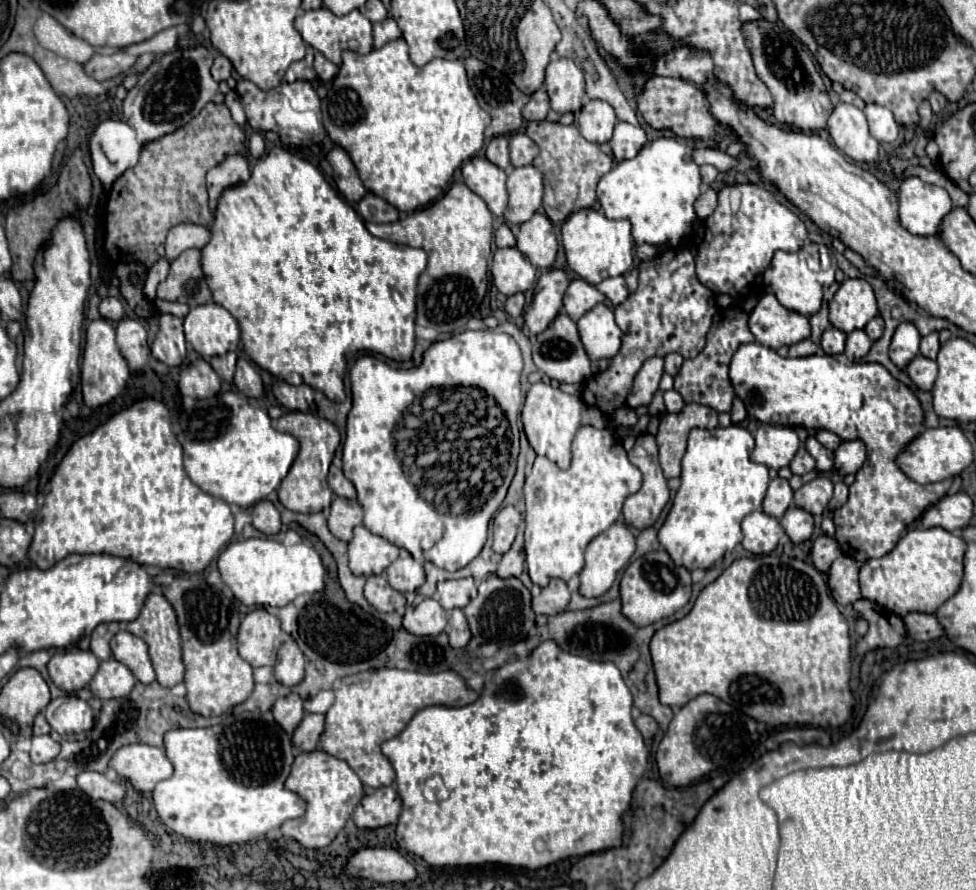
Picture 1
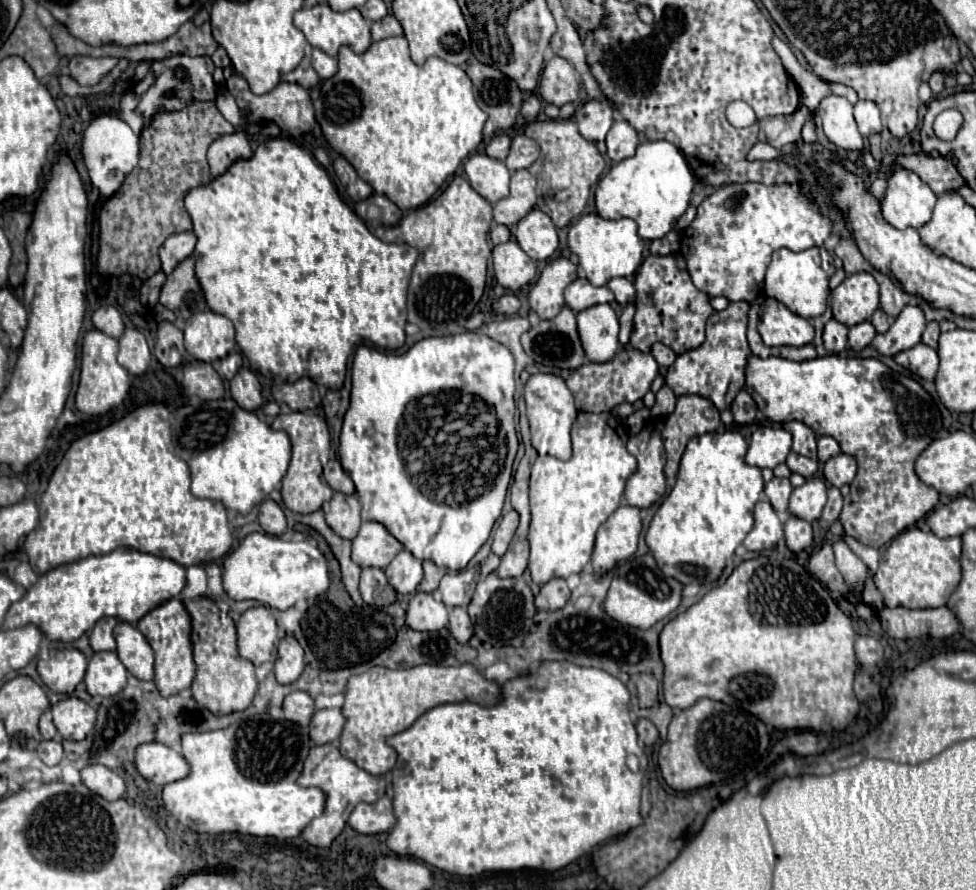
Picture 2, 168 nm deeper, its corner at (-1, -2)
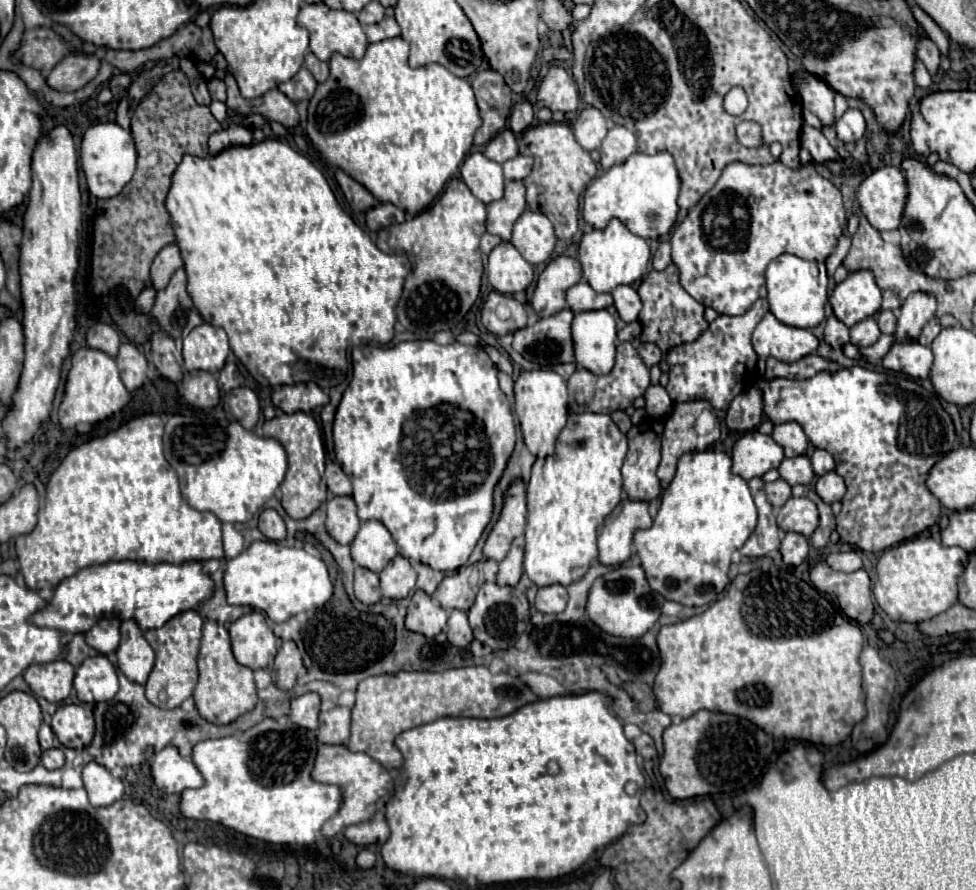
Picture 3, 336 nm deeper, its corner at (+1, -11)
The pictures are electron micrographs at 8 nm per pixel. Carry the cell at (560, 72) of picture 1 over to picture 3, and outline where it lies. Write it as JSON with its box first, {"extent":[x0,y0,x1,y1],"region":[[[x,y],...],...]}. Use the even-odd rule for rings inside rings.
{"extent":[536,66,578,112],"region":[[[550,66],[542,78],[536,94],[538,108],[550,108],[552,112],[574,112],[578,108],[578,86],[574,78],[560,66]]]}

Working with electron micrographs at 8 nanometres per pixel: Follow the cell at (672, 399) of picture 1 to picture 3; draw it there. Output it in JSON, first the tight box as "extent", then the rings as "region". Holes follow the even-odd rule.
{"extent":[644,384,674,418],"region":[[[652,384],[646,390],[644,400],[646,400],[646,412],[652,418],[664,418],[664,416],[668,416],[672,412],[672,406],[674,406],[674,402],[670,400],[666,388],[660,386],[660,384]]]}

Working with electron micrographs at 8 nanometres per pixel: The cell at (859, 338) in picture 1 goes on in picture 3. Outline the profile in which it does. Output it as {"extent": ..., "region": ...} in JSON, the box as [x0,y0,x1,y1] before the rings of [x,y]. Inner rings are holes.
{"extent":[850,316,880,348],"region":[[[868,316],[866,320],[854,324],[850,328],[850,342],[858,348],[862,346],[872,346],[878,338],[880,338],[880,330],[878,330],[878,324],[876,324],[876,318],[874,316]]]}

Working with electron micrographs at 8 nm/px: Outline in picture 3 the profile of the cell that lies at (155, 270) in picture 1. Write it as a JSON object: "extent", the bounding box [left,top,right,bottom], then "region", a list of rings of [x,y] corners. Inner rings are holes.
{"extent":[134,286,156,314],"region":[[[152,286],[144,288],[142,294],[140,294],[140,296],[136,298],[136,302],[134,302],[134,310],[136,310],[138,314],[150,314],[152,304],[154,304],[154,298],[156,298],[156,290],[154,290]]]}

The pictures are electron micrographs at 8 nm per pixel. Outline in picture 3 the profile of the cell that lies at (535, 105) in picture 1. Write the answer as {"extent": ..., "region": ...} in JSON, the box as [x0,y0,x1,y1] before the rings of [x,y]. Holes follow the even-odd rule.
{"extent":[510,102,534,134],"region":[[[520,102],[512,108],[510,112],[510,128],[514,134],[520,134],[524,132],[530,124],[532,124],[532,118],[534,118],[534,108],[530,102]]]}

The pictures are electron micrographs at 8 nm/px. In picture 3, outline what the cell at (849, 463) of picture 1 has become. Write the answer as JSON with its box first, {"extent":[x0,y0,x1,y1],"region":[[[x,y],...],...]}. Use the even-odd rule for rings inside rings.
{"extent":[816,472,846,504],"region":[[[826,472],[816,480],[816,492],[826,504],[832,504],[836,500],[842,500],[846,494],[846,484],[836,472]]]}

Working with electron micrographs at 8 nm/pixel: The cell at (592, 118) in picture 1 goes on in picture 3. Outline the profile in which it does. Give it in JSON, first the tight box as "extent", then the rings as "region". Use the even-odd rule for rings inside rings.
{"extent":[572,106,608,150],"region":[[[588,106],[578,114],[576,122],[572,124],[572,130],[582,148],[596,150],[596,148],[600,148],[600,144],[606,136],[608,124],[606,124],[606,118],[596,108]]]}

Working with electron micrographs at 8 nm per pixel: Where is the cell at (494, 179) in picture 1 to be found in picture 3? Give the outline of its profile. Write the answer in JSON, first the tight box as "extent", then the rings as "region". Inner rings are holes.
{"extent":[460,152,504,206],"region":[[[482,152],[468,154],[460,168],[460,174],[466,186],[470,188],[470,192],[486,206],[502,198],[502,192],[504,192],[502,164],[488,160]]]}

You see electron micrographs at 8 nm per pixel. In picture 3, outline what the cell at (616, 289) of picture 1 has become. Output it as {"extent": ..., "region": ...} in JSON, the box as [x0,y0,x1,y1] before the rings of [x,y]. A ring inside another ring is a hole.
{"extent":[612,286,642,322],"region":[[[616,286],[612,290],[612,298],[614,298],[614,306],[618,310],[618,316],[624,322],[638,320],[638,314],[642,310],[642,302],[640,302],[640,296],[634,290],[634,286]]]}

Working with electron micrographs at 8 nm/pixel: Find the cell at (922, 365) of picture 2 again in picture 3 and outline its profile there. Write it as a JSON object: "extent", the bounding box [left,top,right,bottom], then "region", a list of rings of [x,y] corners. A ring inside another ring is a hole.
{"extent":[882,342,932,378],"region":[[[896,342],[884,356],[882,366],[914,378],[928,378],[932,366],[932,350],[918,342]]]}

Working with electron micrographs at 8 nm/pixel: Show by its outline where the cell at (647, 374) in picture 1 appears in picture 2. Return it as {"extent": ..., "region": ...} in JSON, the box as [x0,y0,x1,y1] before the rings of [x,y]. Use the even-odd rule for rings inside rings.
{"extent":[566,347,658,413],"region":[[[626,347],[606,363],[584,363],[578,371],[574,371],[566,379],[566,385],[570,387],[576,399],[576,407],[580,411],[602,413],[614,409],[620,403],[634,403],[642,399],[650,391],[650,385],[656,379],[656,375],[658,375],[658,363],[650,353],[642,353]]]}

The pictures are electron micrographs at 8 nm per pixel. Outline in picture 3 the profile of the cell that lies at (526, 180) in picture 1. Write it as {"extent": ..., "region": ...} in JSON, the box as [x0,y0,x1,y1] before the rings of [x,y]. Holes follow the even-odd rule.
{"extent":[486,182,526,240],"region":[[[506,182],[504,196],[492,204],[488,204],[486,230],[490,234],[500,236],[502,240],[510,240],[512,224],[526,210],[526,188],[522,182]]]}

